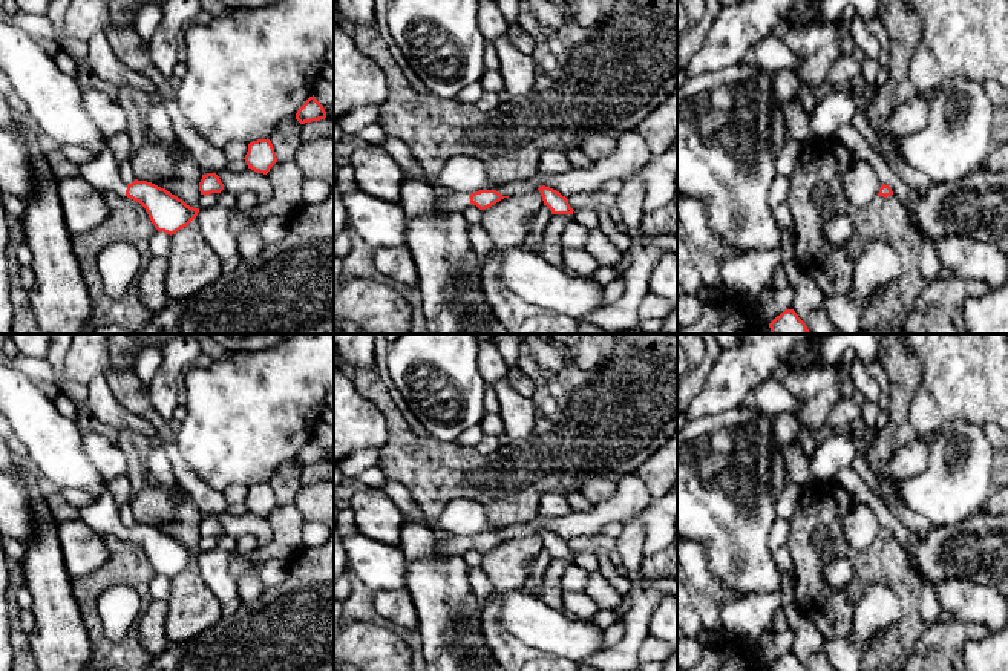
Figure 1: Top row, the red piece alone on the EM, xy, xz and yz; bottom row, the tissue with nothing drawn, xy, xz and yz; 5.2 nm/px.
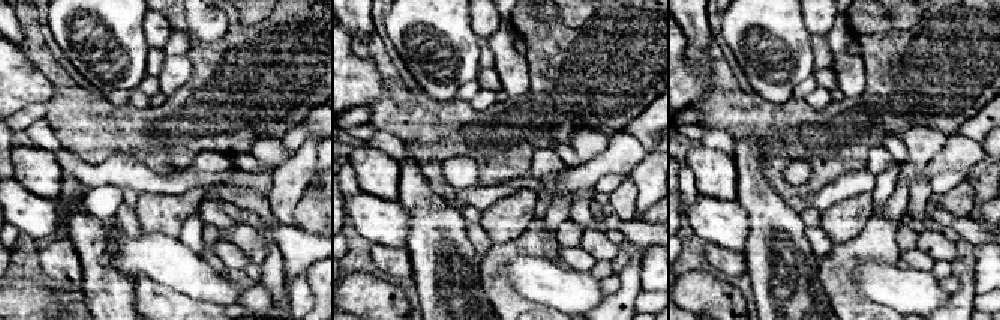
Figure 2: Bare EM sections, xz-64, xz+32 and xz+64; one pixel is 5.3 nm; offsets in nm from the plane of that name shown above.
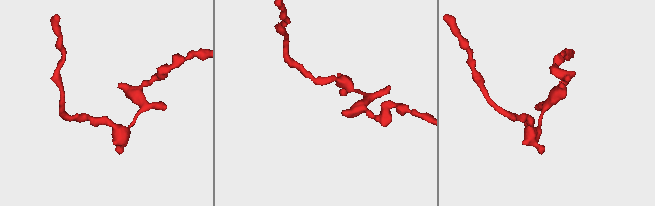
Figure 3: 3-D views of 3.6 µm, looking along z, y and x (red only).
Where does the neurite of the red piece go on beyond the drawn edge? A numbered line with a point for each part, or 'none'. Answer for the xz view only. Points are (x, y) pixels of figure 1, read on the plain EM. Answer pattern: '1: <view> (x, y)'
1: xz (451, 544)

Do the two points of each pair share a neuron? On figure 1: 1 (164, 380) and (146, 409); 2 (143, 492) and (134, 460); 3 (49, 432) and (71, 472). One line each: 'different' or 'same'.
1: different
2: same
3: same

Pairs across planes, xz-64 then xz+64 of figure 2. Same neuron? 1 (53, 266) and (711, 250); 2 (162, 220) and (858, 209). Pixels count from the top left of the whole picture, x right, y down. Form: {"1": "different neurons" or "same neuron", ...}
{"1": "same neuron", "2": "same neuron"}

